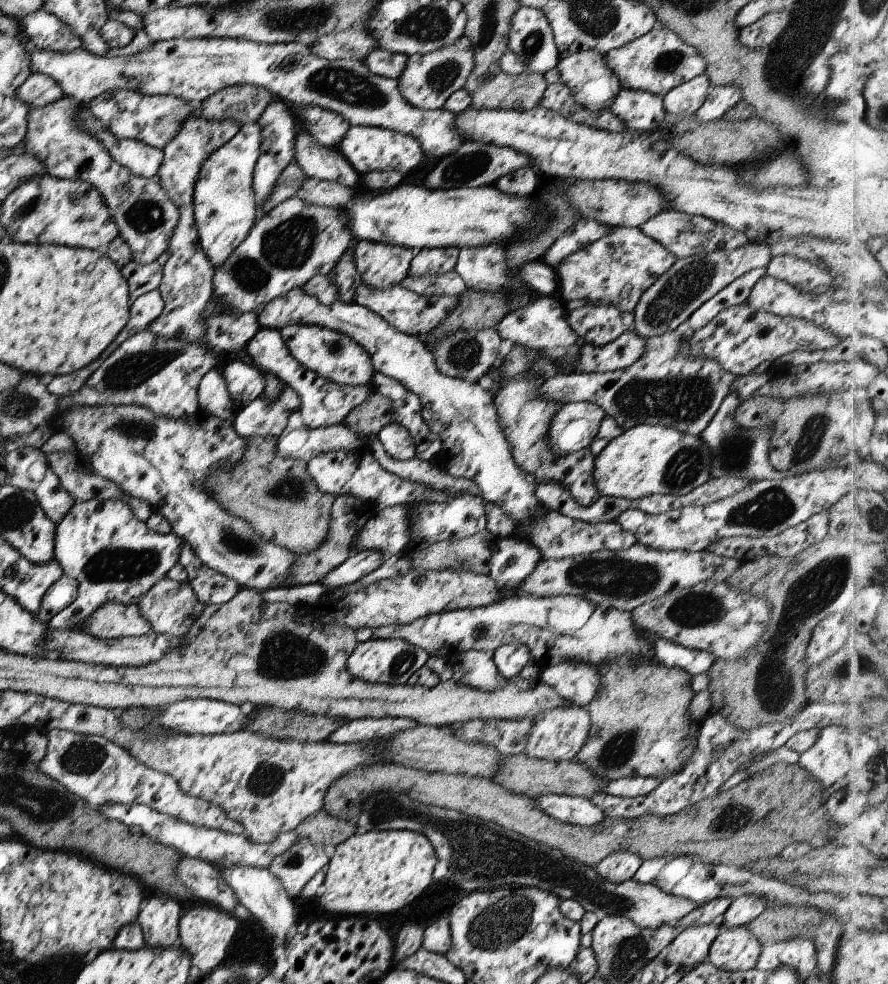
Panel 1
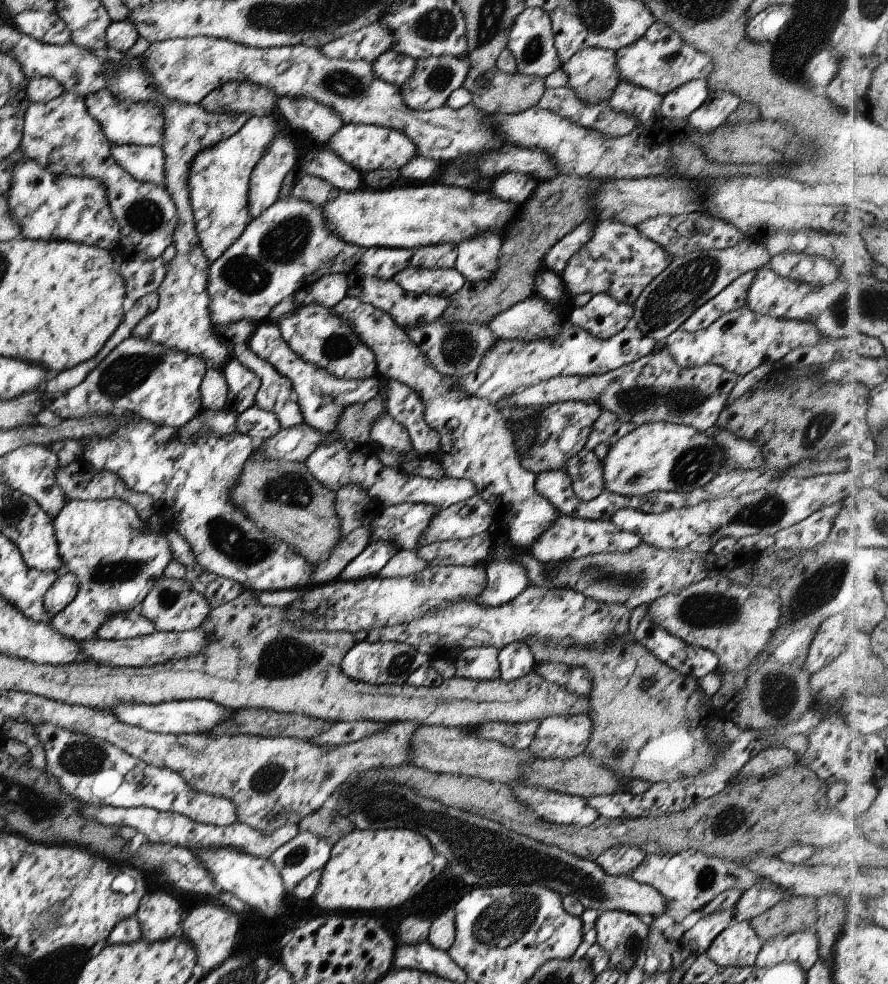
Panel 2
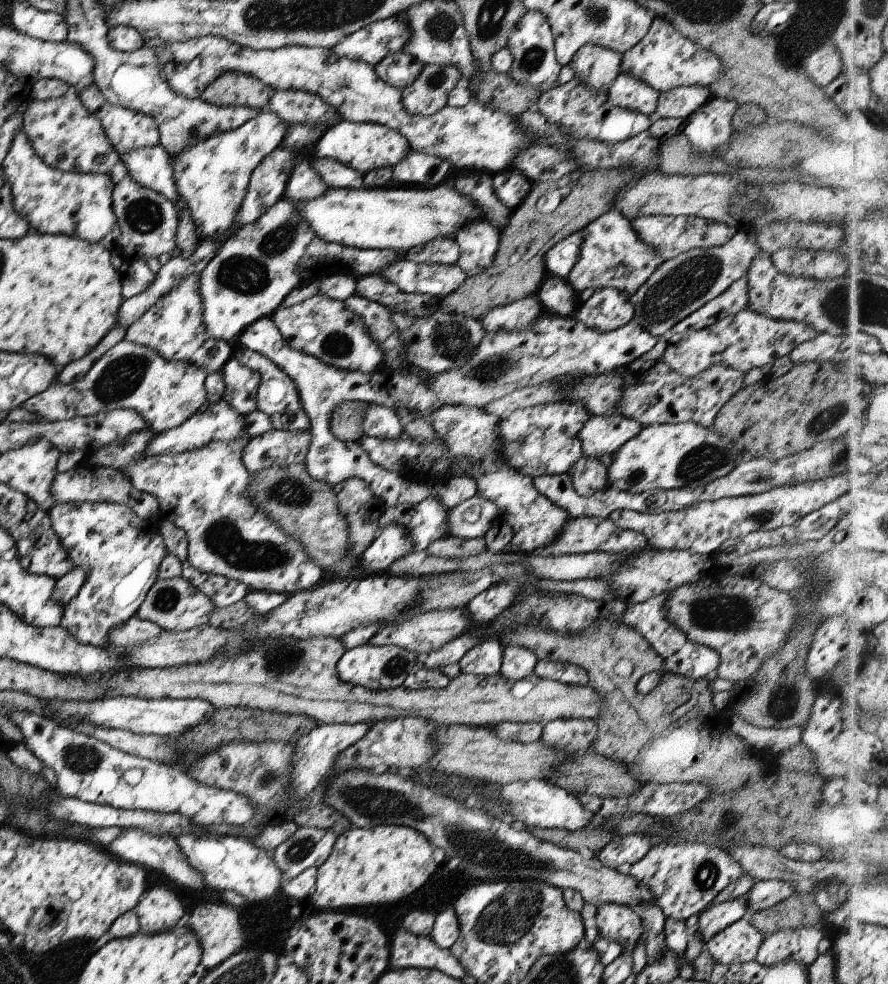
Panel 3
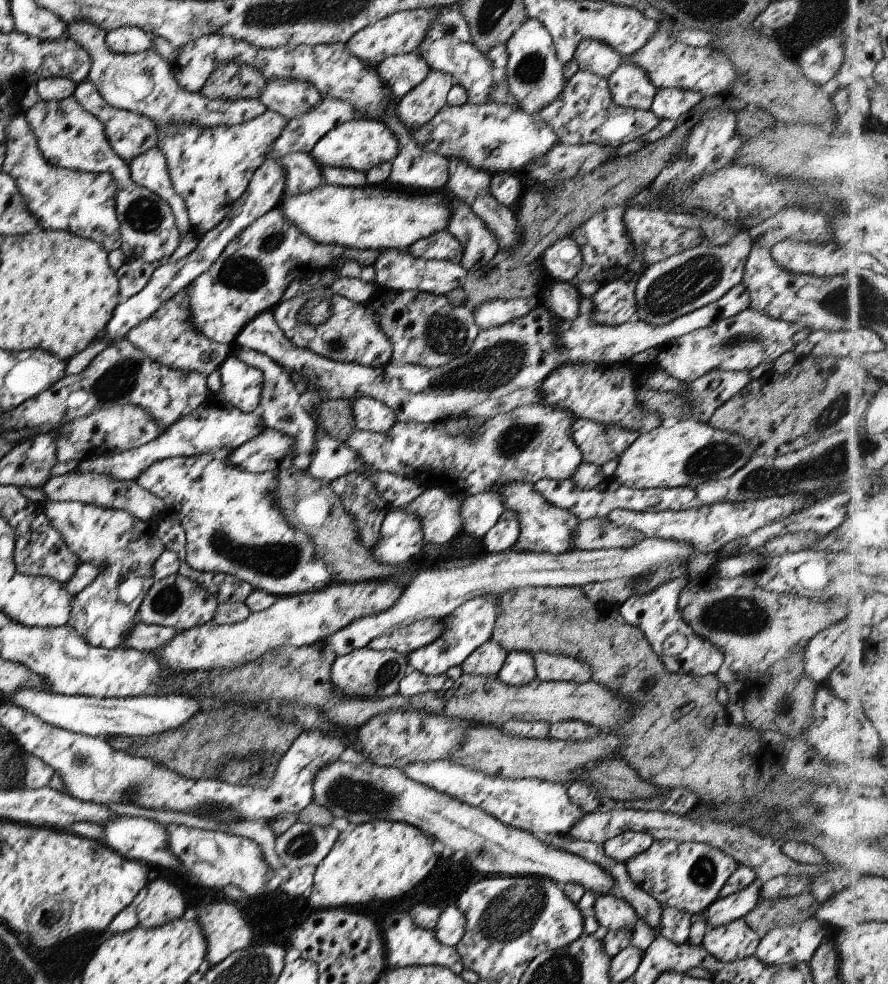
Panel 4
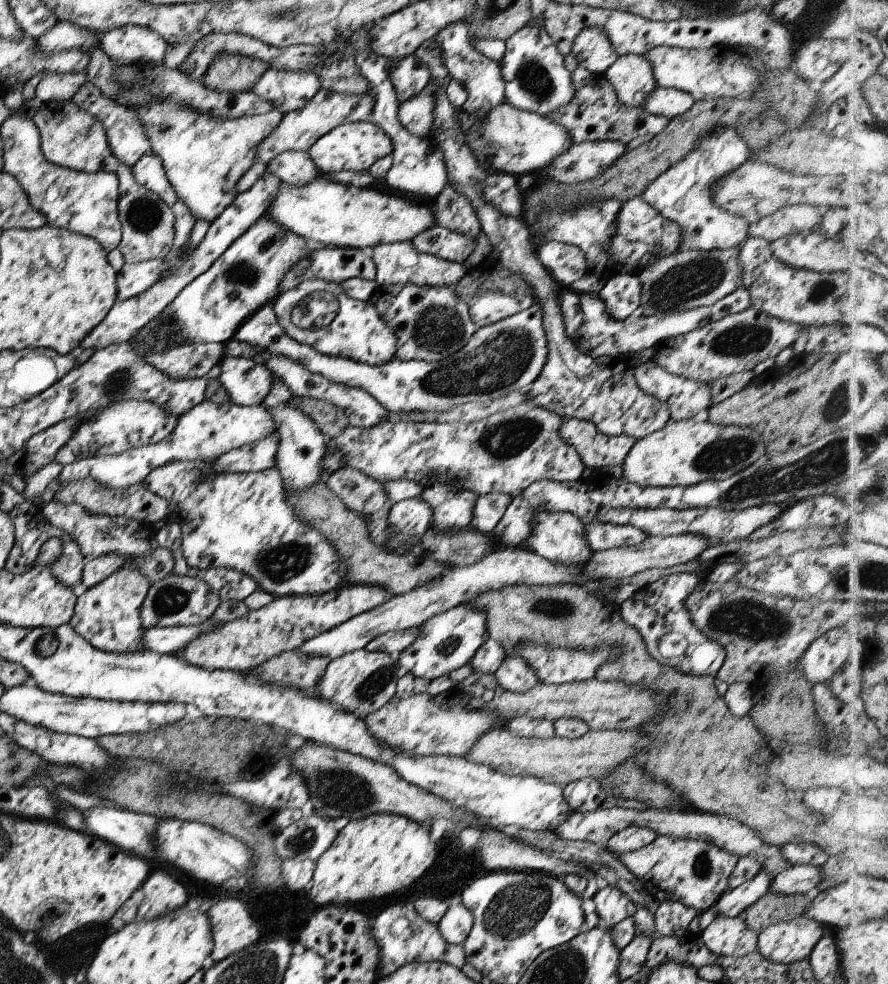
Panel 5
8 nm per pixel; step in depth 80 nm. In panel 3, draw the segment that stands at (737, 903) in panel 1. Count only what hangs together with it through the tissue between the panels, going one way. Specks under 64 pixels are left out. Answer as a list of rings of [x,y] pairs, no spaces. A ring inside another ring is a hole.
[[[783,880],[755,881],[746,893],[747,908],[750,913],[766,910],[794,893],[796,893],[796,889],[789,882],[783,882]]]

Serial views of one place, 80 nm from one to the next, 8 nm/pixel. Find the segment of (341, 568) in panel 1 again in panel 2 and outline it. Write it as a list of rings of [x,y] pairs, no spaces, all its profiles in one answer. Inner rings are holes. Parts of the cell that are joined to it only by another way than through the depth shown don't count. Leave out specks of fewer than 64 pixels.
[[[369,543],[355,558],[345,564],[337,579],[354,581],[373,577],[397,550],[399,548],[392,543]]]

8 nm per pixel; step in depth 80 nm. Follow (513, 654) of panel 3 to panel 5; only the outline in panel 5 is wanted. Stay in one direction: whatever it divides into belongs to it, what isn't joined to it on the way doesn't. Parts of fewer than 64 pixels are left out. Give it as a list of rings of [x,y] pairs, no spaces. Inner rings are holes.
[[[519,656],[505,657],[493,676],[500,689],[519,694],[531,690],[538,682],[533,670]]]

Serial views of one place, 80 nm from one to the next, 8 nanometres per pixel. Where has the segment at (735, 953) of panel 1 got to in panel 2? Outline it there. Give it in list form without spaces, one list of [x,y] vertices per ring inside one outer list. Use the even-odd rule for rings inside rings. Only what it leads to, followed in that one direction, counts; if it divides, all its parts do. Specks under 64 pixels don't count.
[[[731,921],[715,935],[705,953],[720,967],[753,967],[761,945],[747,921]]]

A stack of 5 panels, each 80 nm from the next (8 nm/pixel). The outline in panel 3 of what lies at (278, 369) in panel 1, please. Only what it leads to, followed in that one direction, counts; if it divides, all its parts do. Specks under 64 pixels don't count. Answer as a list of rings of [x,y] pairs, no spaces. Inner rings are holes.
[[[542,311],[533,320],[533,324],[529,324],[529,328],[519,332],[486,333],[477,344],[473,356],[465,360],[465,364],[449,368],[445,372],[430,374],[419,371],[412,365],[404,367],[403,370],[388,367],[374,372],[333,368],[317,360],[315,356],[291,348],[267,316],[249,324],[237,339],[242,348],[271,360],[295,384],[301,409],[309,418],[310,440],[304,468],[310,478],[325,482],[331,488],[347,478],[359,478],[369,486],[373,496],[379,499],[385,508],[397,504],[416,504],[427,496],[435,496],[445,509],[459,506],[477,493],[476,483],[470,476],[455,475],[445,480],[445,484],[425,484],[385,470],[373,464],[363,450],[346,442],[339,442],[332,436],[329,432],[329,418],[333,408],[344,401],[372,403],[393,410],[405,408],[409,412],[417,412],[423,420],[428,421],[431,412],[445,404],[479,408],[510,395],[517,389],[536,386],[560,377],[575,374],[597,376],[609,370],[616,370],[639,359],[660,340],[633,321],[610,332],[597,332],[586,328],[572,317],[561,318]]]

